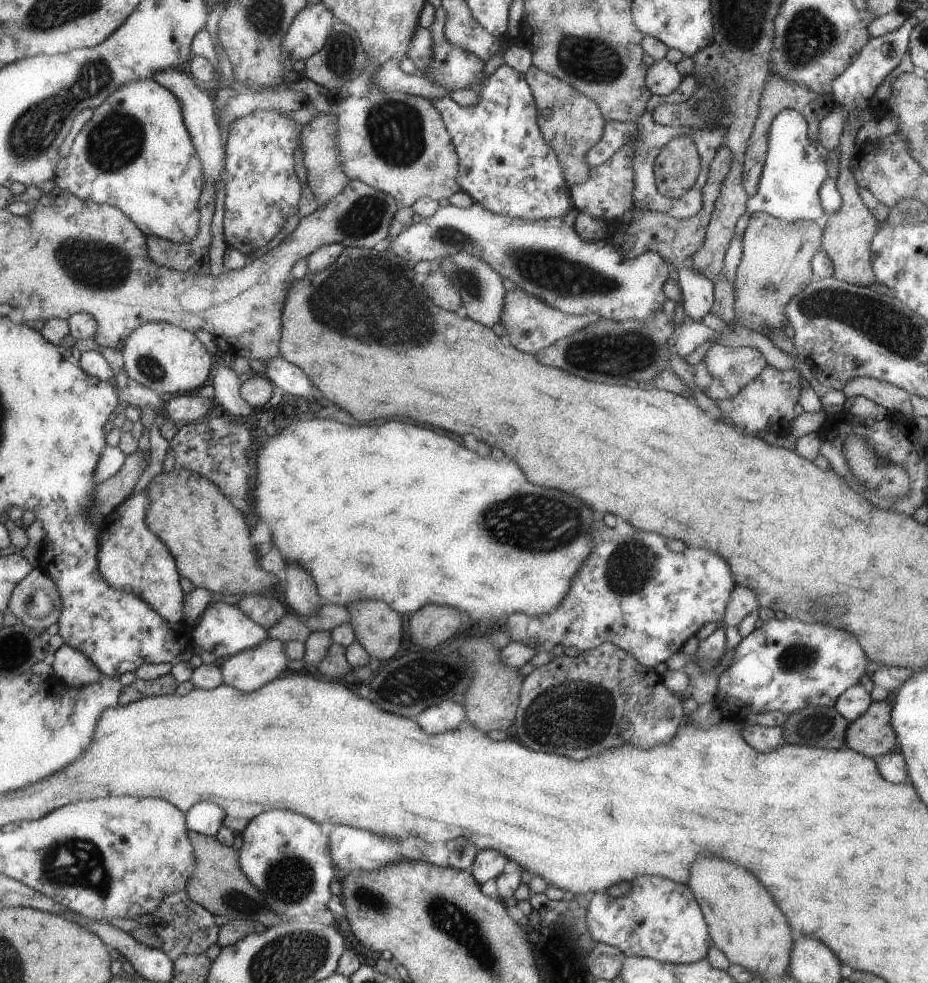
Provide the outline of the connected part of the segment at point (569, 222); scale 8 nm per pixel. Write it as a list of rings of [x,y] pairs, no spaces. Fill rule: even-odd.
[[[473,202],[466,208],[449,204],[439,207],[435,215],[423,218],[394,239],[389,238],[385,242],[385,247],[408,260],[411,265],[421,260],[427,260],[432,264],[441,263],[456,254],[469,253],[488,263],[500,277],[508,278],[517,288],[568,315],[596,312],[599,317],[622,321],[643,320],[653,315],[655,311],[661,311],[659,306],[665,300],[661,286],[667,280],[668,264],[659,258],[659,253],[645,251],[636,257],[624,257],[613,245],[605,241],[584,241],[574,231],[577,213],[579,210],[573,206],[563,216],[528,221],[491,212],[478,202]]]

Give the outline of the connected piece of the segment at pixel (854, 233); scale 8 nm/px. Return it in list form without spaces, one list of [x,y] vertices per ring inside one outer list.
[[[867,105],[863,110],[859,110],[855,120],[843,123],[841,136],[839,136],[839,142],[837,143],[839,148],[838,174],[834,180],[842,198],[841,206],[835,215],[821,220],[825,224],[821,238],[821,249],[831,259],[832,276],[850,285],[863,284],[863,286],[871,286],[871,284],[877,284],[871,264],[869,264],[869,244],[880,226],[877,226],[877,222],[875,222],[874,216],[867,208],[866,203],[861,202],[862,198],[859,198],[857,186],[855,186],[855,180],[853,180],[854,172],[850,167],[850,159],[856,153],[854,143],[856,131],[867,121],[879,119],[873,116],[871,110],[873,110],[873,107]]]

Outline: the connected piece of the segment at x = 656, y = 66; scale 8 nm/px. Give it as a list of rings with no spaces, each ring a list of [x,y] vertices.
[[[665,58],[653,61],[648,67],[650,70],[646,72],[645,85],[651,94],[660,97],[670,95],[682,82],[677,68]]]

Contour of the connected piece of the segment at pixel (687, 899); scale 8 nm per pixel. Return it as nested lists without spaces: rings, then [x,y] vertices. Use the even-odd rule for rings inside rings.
[[[637,876],[622,897],[609,896],[606,891],[593,893],[586,907],[586,927],[596,943],[614,946],[625,957],[635,955],[664,963],[694,963],[705,957],[711,946],[709,926],[691,890],[655,876]]]

